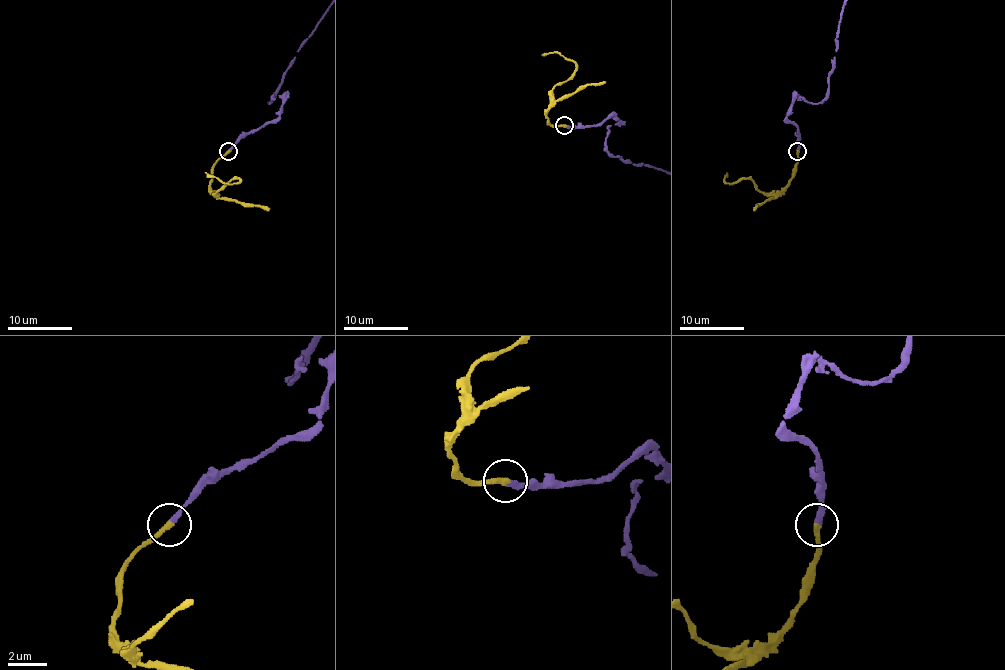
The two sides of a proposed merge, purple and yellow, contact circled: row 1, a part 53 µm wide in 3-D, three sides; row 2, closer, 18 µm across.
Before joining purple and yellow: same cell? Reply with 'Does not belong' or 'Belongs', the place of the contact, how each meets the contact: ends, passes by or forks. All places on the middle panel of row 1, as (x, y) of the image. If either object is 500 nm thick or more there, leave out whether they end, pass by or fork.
Belongs. Place: (564, 125). At the ring purple ends. At the ring yellow ends

